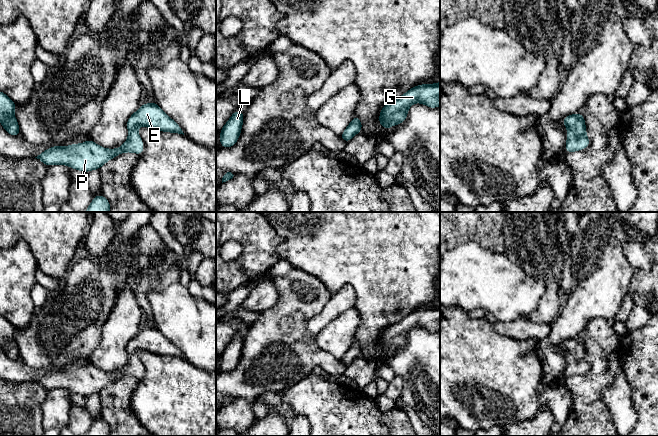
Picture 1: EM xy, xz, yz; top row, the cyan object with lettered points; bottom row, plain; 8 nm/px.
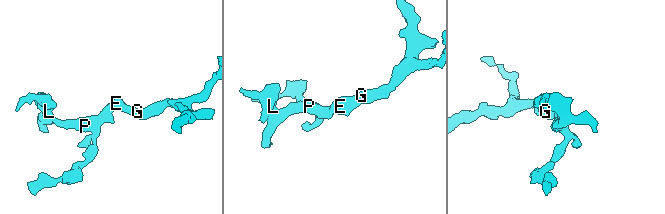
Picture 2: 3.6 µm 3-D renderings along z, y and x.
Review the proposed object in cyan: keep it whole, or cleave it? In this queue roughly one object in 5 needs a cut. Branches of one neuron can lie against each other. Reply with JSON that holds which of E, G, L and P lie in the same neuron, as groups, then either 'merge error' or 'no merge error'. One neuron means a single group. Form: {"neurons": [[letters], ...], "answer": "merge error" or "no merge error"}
{"neurons": [["E", "G", "L", "P"]], "answer": "no merge error"}

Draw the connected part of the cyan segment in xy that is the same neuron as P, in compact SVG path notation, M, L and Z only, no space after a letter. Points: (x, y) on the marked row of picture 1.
M149 102L130 116L126 124L129 134L127 141L117 149L105 149L88 139L82 144L66 147L53 146L38 155L37 159L47 166L62 164L72 169L89 172L104 165L110 159L124 152L141 155L143 142L136 128L146 126L158 131L183 134L180 126L174 122L155 102Z

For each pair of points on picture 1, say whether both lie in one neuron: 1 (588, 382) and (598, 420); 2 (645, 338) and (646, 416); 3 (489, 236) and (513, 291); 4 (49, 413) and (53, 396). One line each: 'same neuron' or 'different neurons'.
1: same neuron
2: same neuron
3: different neurons
4: same neuron

